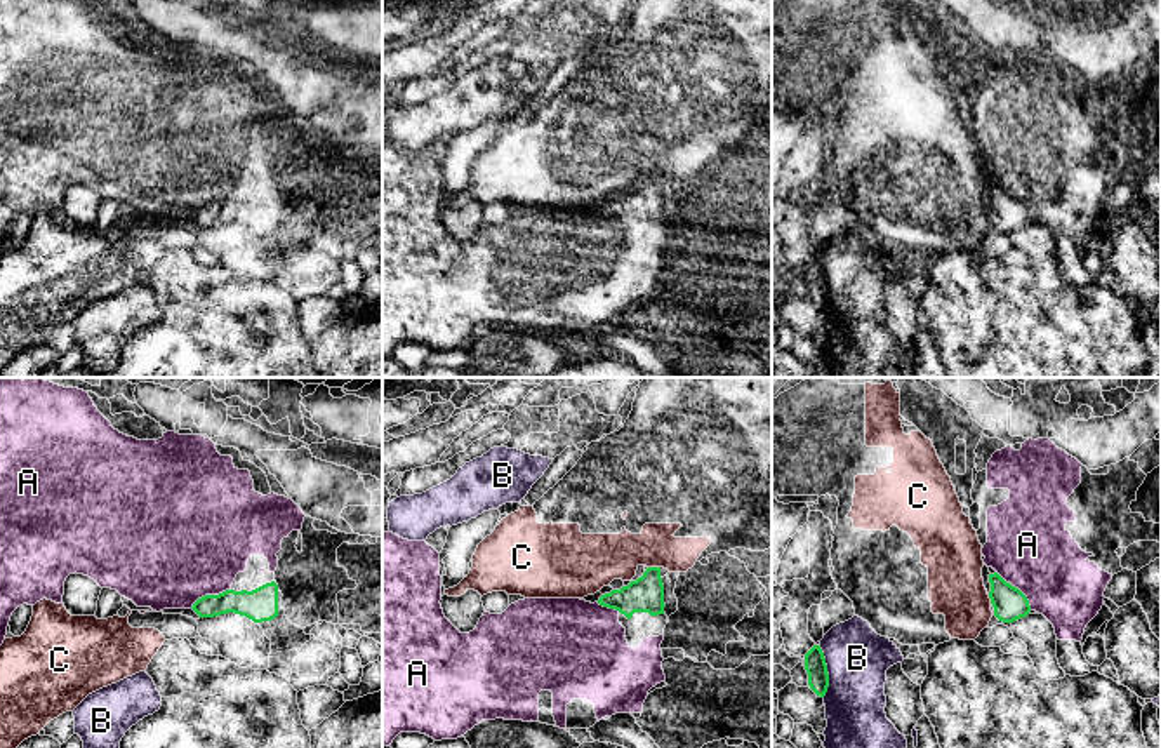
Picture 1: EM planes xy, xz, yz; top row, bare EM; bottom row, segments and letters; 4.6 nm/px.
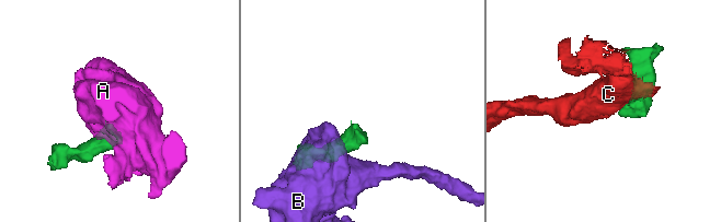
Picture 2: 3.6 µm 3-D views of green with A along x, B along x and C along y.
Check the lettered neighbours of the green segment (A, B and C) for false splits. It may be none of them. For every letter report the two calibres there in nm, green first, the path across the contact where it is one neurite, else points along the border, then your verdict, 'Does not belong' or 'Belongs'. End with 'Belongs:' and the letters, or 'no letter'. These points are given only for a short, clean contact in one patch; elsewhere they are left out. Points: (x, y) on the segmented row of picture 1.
A: Thickness 160 nm (green) against 380 nm. Belongs
B: Thickness 100 nm (green) against 300 nm. Boundary: yz (819, 646), (828, 674), (828, 691), (824, 696). Does not belong
C: Thickness 160 nm (green) against 220 nm. Does not belong
Belongs: A

